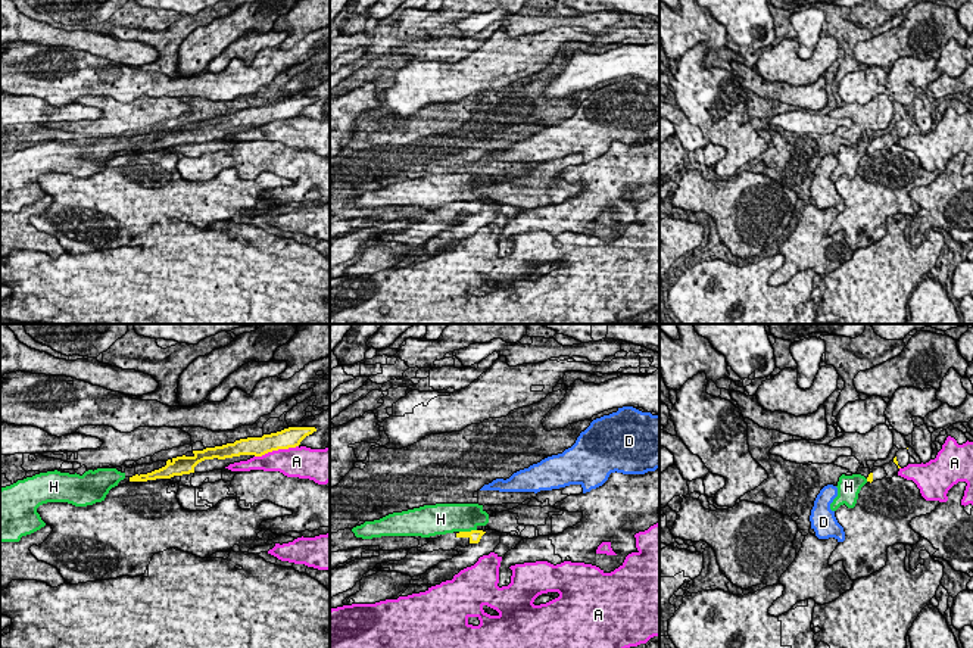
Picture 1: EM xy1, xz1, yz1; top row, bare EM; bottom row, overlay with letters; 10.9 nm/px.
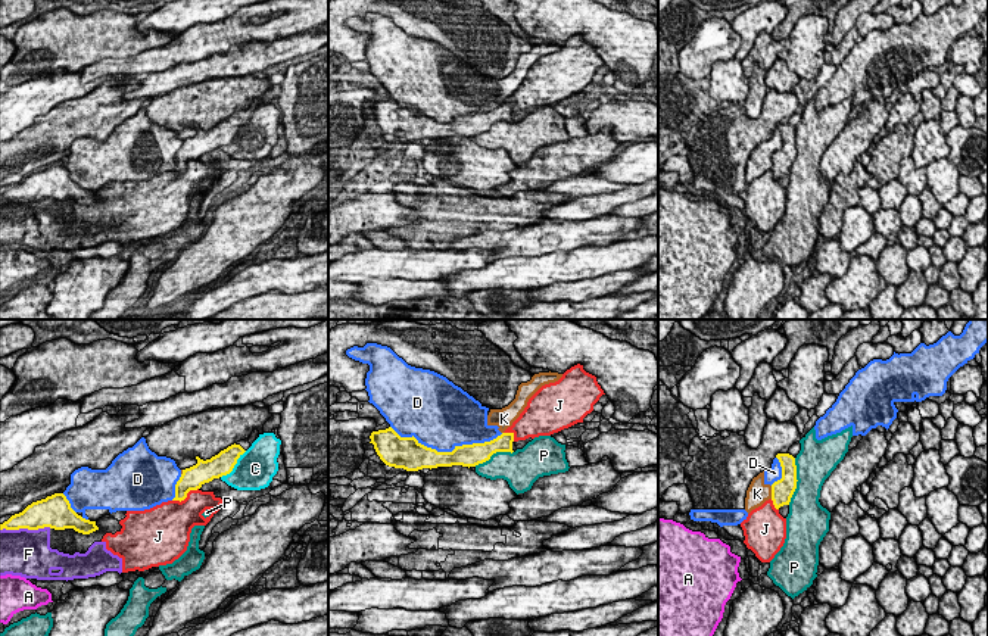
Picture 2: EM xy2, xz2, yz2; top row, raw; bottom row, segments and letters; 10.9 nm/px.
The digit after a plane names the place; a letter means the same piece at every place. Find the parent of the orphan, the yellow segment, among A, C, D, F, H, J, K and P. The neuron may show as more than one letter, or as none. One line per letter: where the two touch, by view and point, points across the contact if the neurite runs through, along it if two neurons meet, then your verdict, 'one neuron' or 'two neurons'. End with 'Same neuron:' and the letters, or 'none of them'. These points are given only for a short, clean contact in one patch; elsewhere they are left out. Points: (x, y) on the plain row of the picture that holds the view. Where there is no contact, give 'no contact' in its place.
A: xy1 (276, 120) | two neurons
C: xy2 (234, 134) | two neurons
D: xz2 (446, 122) | two neurons
F: xy2 (25, 198) | two neurons
H: xz1 (467, 202) | along xz1 (476, 199), (460, 202) | two neurons
J: xy2 (186, 167) | two neurons
K: yz2 (772, 162) | along yz2 (770, 156), (772, 168) | two neurons
P: yz2 (797, 150) | two neurons
Same neuron: none of them

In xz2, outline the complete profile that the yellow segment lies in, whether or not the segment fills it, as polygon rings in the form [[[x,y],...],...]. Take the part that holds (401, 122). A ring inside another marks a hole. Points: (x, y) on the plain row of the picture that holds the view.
[[[392,97],[373,102],[370,106],[380,130],[395,138],[418,141],[437,137],[476,137],[490,130],[496,122],[514,122],[514,103],[502,103],[484,113],[455,116],[452,122],[437,122],[421,115],[414,106],[401,107]]]

